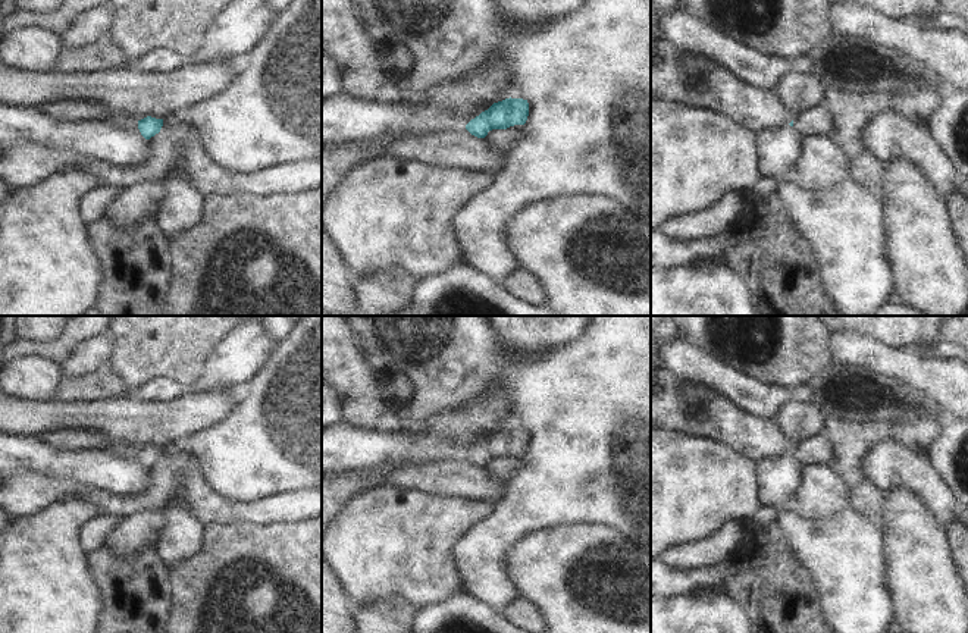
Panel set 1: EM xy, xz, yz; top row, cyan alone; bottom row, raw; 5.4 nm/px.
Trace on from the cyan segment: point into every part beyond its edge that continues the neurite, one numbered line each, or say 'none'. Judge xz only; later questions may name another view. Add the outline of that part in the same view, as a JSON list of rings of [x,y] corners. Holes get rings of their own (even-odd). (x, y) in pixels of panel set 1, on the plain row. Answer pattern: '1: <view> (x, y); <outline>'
none

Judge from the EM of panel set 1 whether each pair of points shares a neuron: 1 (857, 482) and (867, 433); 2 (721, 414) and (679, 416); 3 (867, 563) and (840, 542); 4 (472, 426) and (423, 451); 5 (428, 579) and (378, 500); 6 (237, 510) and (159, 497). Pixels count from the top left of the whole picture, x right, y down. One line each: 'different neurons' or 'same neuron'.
1: same neuron
2: same neuron
3: same neuron
4: different neurons
5: same neuron
6: same neuron

